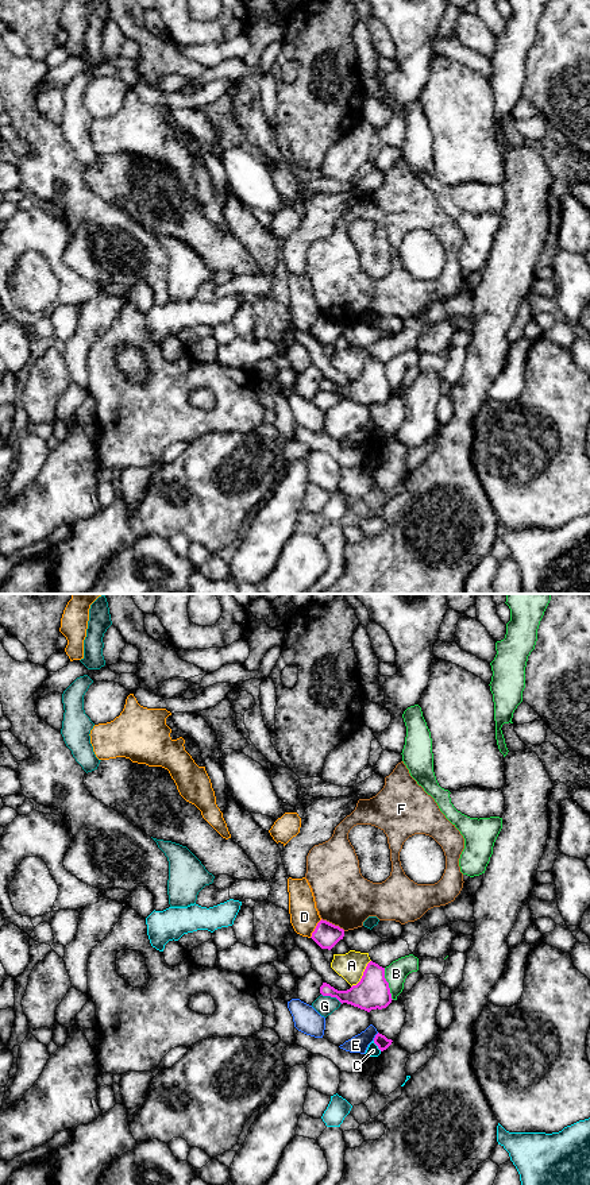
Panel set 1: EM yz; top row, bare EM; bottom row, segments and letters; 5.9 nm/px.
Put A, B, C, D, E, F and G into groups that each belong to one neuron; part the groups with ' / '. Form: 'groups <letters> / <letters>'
groups A / B / C / D / E / F / G

